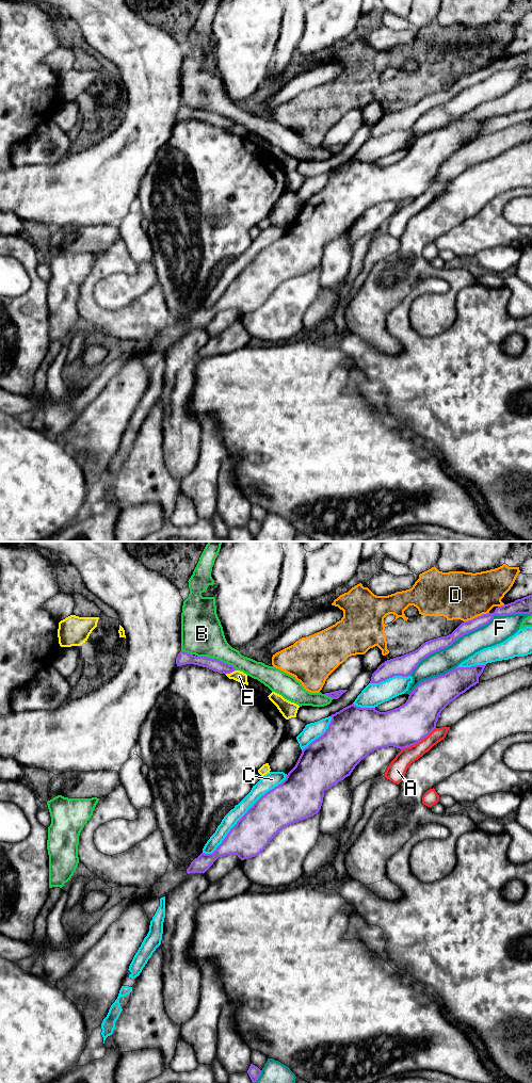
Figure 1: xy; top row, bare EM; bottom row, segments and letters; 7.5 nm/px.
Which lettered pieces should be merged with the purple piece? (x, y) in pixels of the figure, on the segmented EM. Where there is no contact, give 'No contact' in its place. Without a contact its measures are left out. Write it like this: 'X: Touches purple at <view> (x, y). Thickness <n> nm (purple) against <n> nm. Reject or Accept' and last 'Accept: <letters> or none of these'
A: Touches purple at xy (418, 741). Thickness 300 nm (purple) against 140 nm. Reject
B: Touches purple at xy (215, 659). Thickness 100 nm (purple) against 320 nm. Reject
C: Touches purple at xy (243, 815). Thickness 300 nm (purple) against 100 nm. Reject
D: Touches purple at xy (476, 617). Thickness 90 nm (purple) against 360 nm. Reject
E: Touches purple at xy (229, 673). Thickness 90 nm (purple) against 80 nm. Reject
F: Touches purple at xy (468, 632). Thickness 100 nm (purple) against 190 nm. Reject
Accept: none of these

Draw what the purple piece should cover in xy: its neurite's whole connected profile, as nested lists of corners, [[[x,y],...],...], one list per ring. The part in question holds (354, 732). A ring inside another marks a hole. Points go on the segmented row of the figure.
[[[485,666],[457,667],[424,680],[414,689],[405,704],[387,712],[352,704],[332,714],[326,731],[302,750],[286,779],[247,810],[212,854],[201,853],[195,858],[187,873],[205,873],[219,857],[226,855],[237,855],[241,860],[259,855],[283,828],[317,814],[323,803],[324,791],[350,776],[370,753],[389,746],[407,748],[426,738],[436,728],[441,711],[479,683]]]

